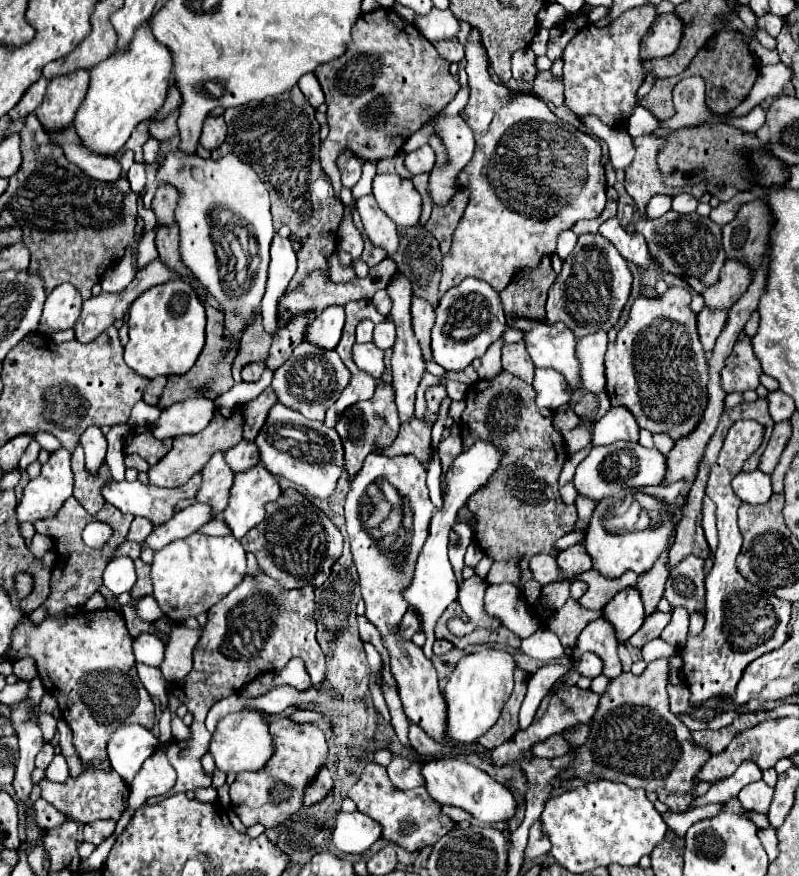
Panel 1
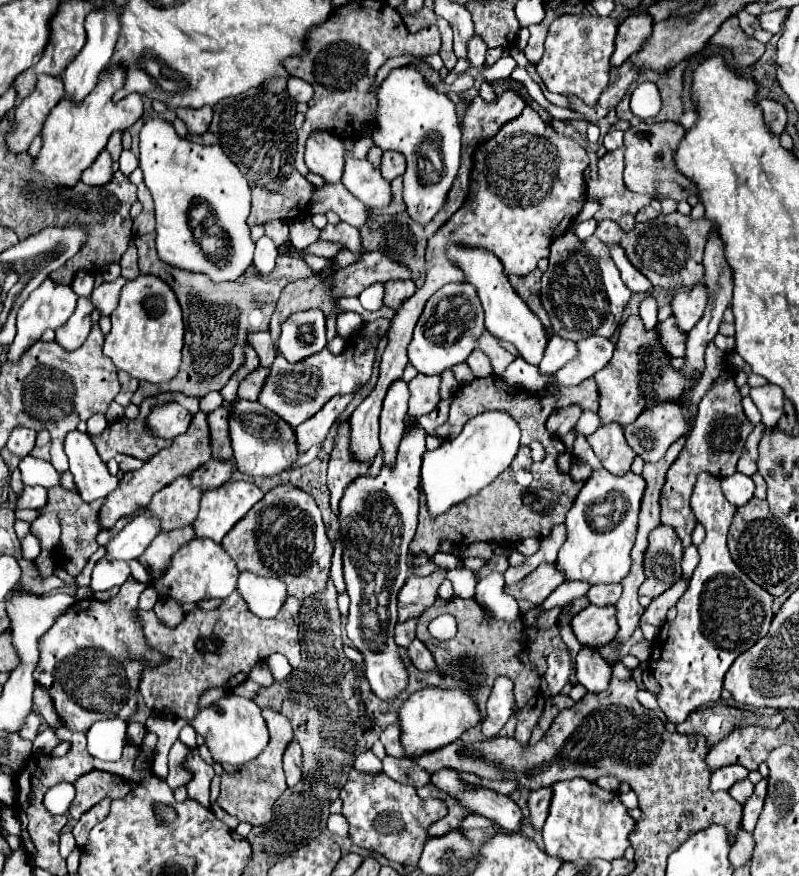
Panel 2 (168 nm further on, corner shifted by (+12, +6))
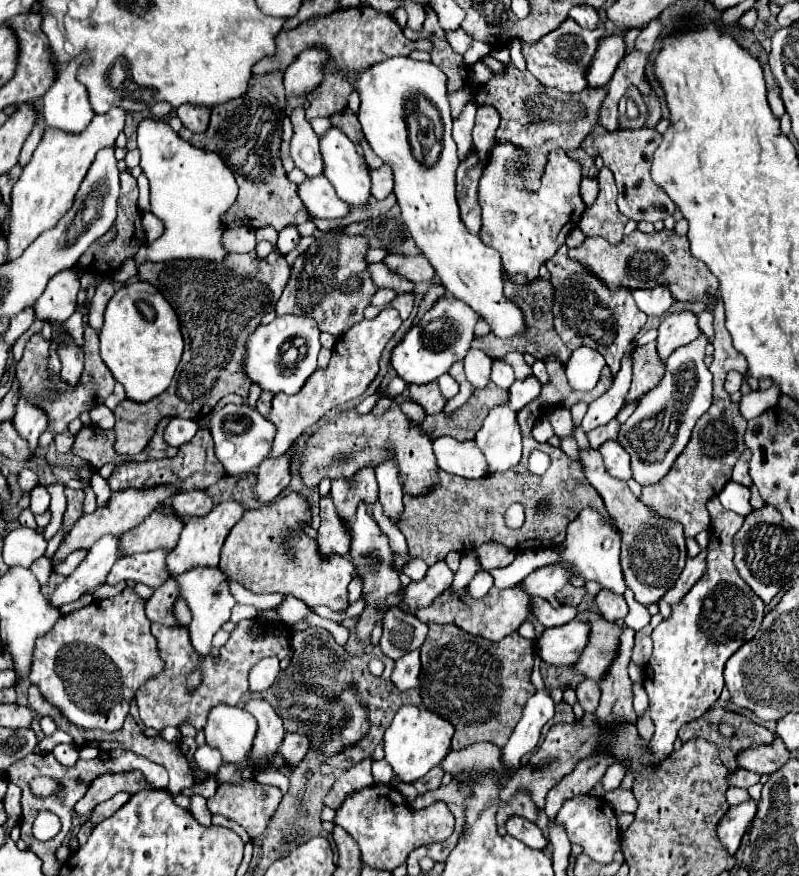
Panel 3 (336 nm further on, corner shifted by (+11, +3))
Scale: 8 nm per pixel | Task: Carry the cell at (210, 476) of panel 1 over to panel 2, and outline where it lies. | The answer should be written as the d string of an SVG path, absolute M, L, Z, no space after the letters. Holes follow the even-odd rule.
M189 474L175 478L175 482L153 496L149 504L149 516L159 516L163 530L189 526L199 512L201 496L203 490L195 490L195 486L191 486Z

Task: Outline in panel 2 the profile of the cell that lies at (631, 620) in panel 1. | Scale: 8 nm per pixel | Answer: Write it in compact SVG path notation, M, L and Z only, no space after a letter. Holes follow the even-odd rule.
M589 604L583 612L573 616L571 628L581 644L601 648L613 642L619 630L619 624L615 618L615 606Z

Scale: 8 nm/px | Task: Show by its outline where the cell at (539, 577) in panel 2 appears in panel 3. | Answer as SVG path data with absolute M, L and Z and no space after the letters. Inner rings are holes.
M516 585L510 589L496 589L492 587L482 599L474 599L466 593L466 589L460 591L452 591L446 589L444 593L440 593L432 605L424 607L424 609L408 609L408 605L400 603L400 609L404 613L410 613L414 617L418 617L422 623L440 623L440 625L448 625L454 623L458 625L462 631L472 633L472 635L480 635L484 639L490 641L500 641L504 639L508 633L514 633L530 615L530 597Z

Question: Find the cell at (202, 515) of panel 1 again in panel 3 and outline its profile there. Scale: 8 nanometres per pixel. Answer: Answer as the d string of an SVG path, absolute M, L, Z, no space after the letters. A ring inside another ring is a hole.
M102 537L98 543L92 545L86 559L72 571L50 595L50 603L60 609L66 603L76 601L80 595L94 591L98 585L104 583L108 569L118 561L118 537Z

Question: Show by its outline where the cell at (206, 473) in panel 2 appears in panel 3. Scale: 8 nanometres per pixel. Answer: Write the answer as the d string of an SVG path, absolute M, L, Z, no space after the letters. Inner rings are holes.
M206 491L180 493L172 497L172 511L176 517L182 517L182 521L188 517L204 517L212 511L212 499L206 495Z

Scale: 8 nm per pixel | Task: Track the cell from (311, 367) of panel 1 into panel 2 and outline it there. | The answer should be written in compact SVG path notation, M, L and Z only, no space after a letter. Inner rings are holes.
M375 320L375 322L365 322L359 332L349 338L347 348L343 354L333 356L327 348L323 348L319 354L313 354L311 358L303 358L303 362L285 362L281 354L277 354L275 362L271 364L271 372L261 388L259 402L273 410L277 416L287 420L293 428L297 428L301 422L311 418L315 412L323 408L327 400L331 400L337 394L349 394L355 390L357 384L365 384L371 376L373 368L373 358L375 358L375 348L379 338L385 336L389 328L389 320Z

